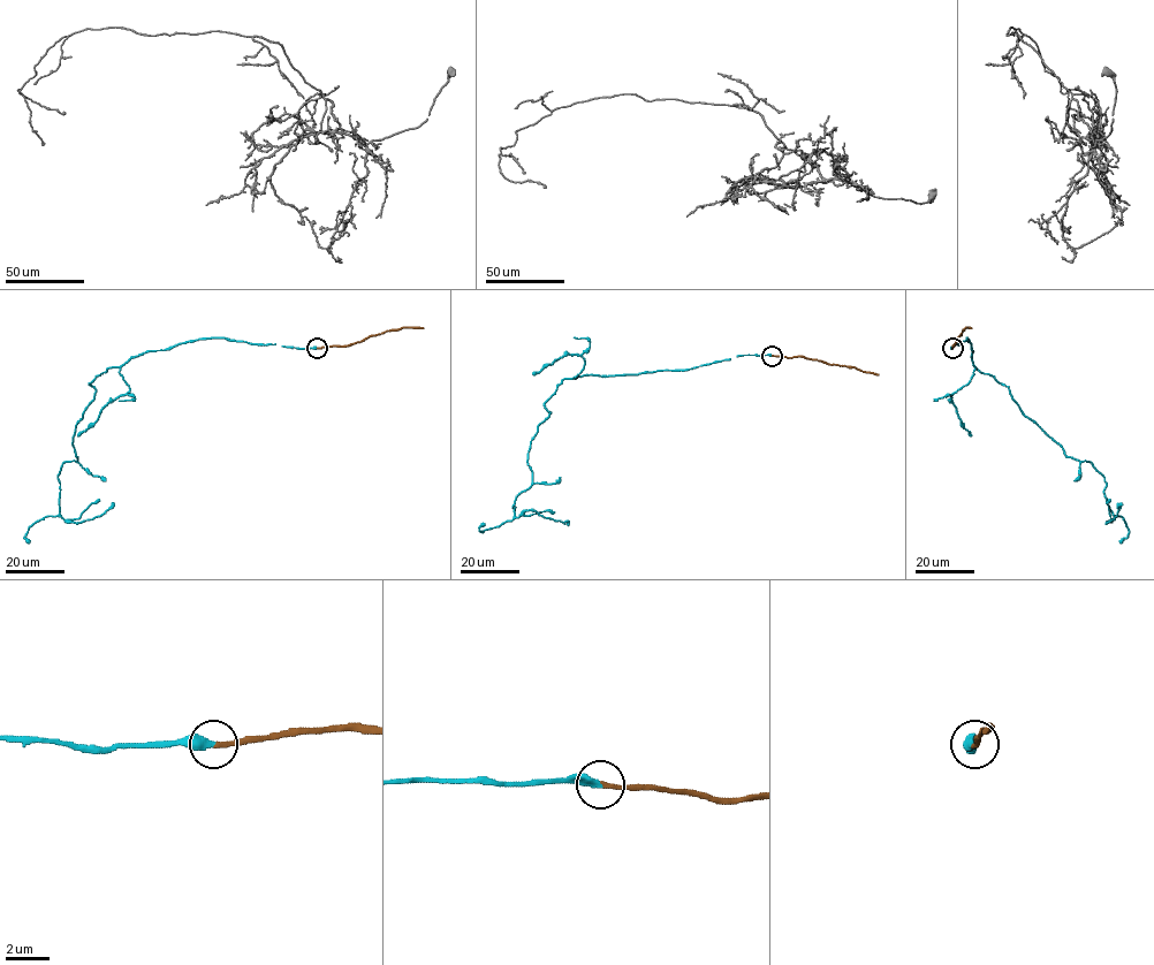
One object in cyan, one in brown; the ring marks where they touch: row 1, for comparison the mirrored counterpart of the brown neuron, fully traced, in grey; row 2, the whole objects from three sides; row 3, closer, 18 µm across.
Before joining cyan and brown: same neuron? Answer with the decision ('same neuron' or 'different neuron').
same neuron

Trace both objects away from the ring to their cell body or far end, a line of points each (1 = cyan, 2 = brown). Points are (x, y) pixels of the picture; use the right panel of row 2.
1: (953, 348), (966, 337), (974, 367), (1103, 477), (1107, 522), (1122, 504)
2: (953, 348), (963, 331), (971, 328)

